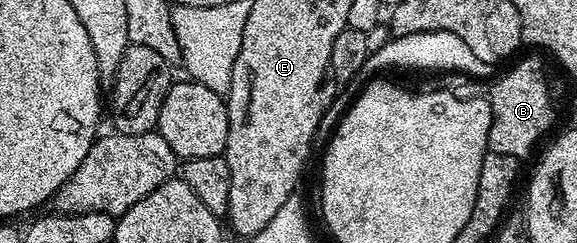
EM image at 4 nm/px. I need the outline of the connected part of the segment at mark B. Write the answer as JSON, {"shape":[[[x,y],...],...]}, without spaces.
{"shape":[[[521,60],[506,76],[499,76],[492,81],[493,89],[487,93],[493,111],[489,151],[524,158],[553,124],[553,100],[545,85],[545,72],[537,60]]]}

